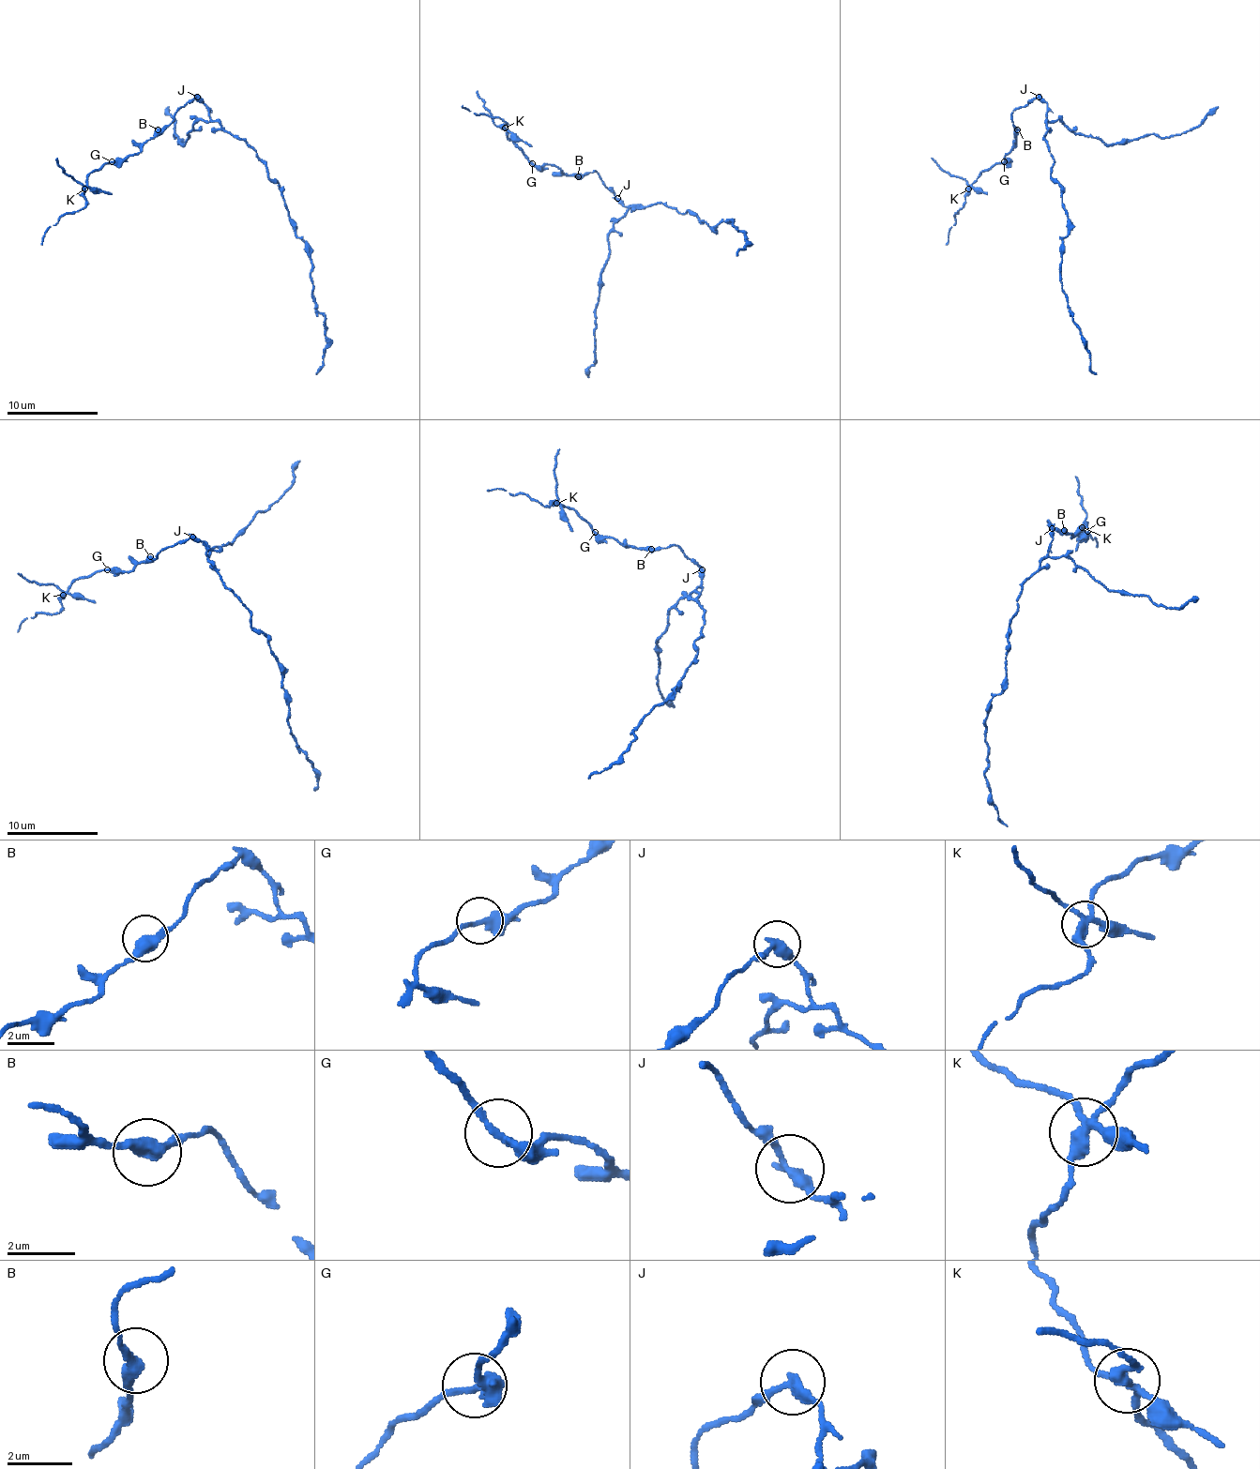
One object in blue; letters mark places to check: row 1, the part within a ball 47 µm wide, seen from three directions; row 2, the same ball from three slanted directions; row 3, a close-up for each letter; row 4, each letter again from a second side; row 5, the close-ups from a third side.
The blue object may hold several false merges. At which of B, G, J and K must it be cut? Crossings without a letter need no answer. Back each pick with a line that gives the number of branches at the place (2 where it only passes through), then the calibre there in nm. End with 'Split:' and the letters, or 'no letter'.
J: branches 2; calibre 320 nm
K: branches 4; calibre 280 nm
Split: J, K

